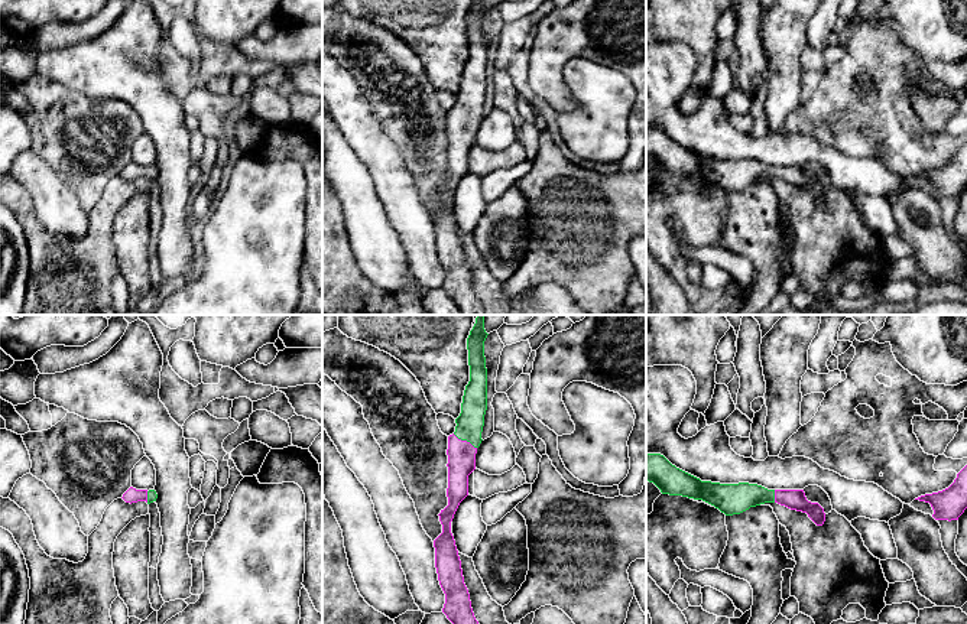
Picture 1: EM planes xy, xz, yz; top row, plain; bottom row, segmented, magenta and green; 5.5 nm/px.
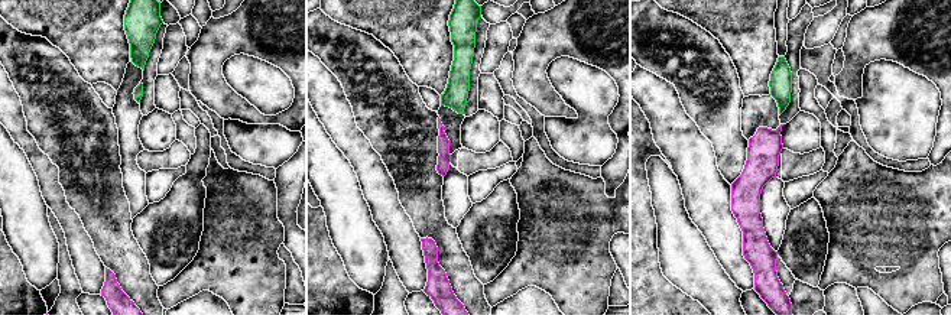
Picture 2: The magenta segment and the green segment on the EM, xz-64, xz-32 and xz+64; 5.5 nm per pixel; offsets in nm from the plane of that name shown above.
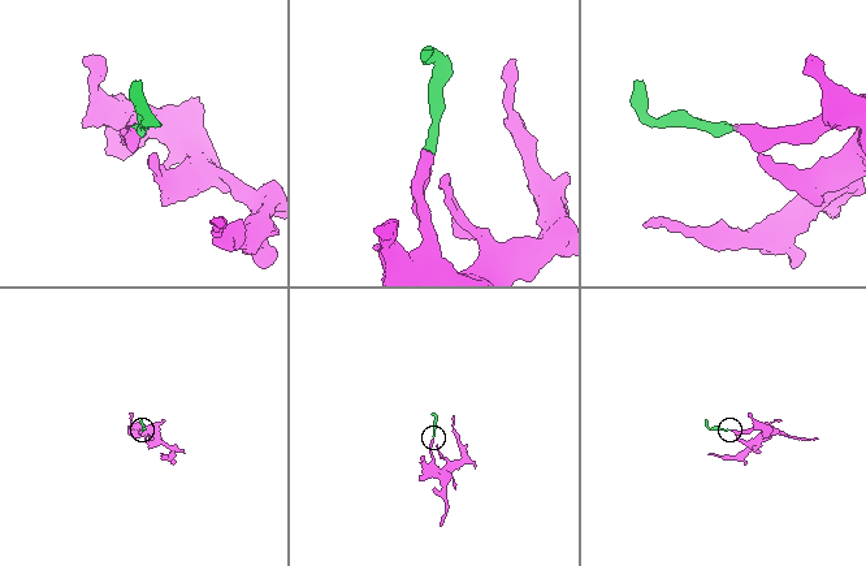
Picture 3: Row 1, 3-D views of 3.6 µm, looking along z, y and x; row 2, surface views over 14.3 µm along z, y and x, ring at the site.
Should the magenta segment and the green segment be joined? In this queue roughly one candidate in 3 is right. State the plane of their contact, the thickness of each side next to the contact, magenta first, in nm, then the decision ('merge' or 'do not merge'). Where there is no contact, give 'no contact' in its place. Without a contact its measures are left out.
contact in xz; calibres 160 and 150 nm; merge

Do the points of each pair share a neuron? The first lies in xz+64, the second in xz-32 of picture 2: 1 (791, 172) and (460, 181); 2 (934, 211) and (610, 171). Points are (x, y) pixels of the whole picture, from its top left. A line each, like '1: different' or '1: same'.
1: different
2: different

